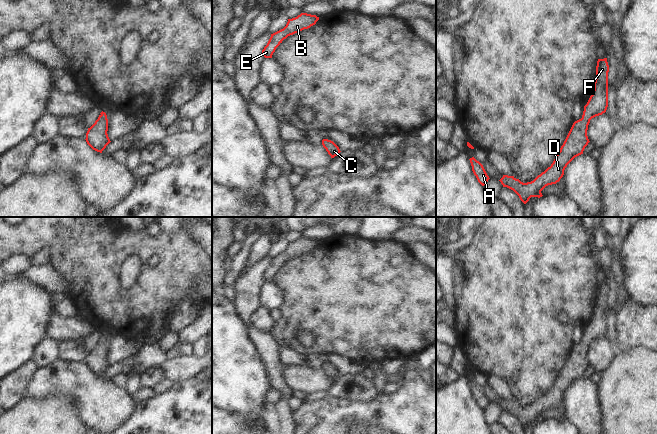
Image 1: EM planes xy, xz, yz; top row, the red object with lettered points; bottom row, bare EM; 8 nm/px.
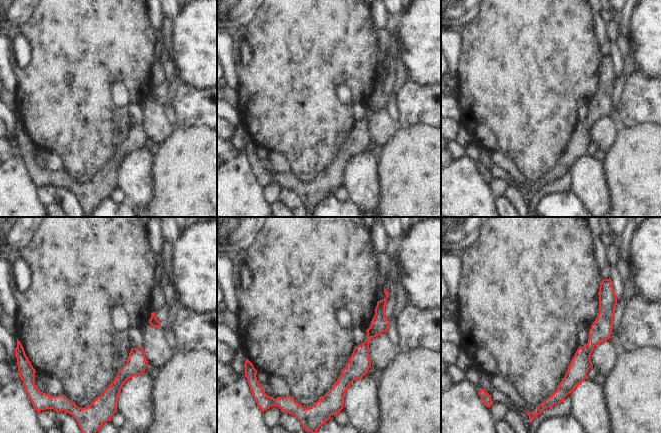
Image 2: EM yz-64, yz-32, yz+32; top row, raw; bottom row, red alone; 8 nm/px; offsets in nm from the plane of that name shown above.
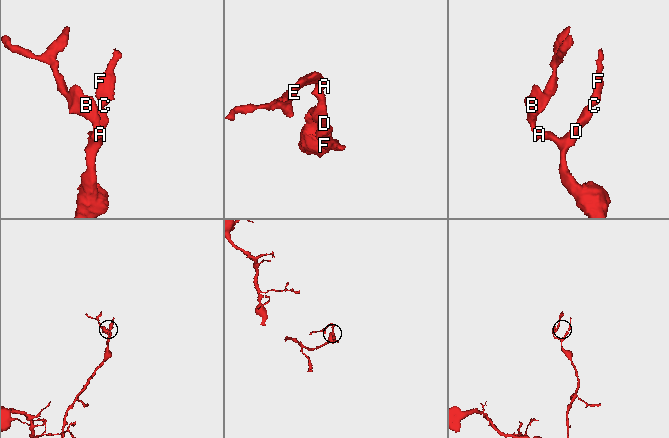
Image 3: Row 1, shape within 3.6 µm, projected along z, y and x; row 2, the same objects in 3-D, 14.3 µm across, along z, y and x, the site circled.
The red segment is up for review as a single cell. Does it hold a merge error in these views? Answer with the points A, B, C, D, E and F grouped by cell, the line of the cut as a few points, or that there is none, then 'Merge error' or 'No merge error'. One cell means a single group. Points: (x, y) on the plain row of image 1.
Groups: A B C D E F. No split. No merge error

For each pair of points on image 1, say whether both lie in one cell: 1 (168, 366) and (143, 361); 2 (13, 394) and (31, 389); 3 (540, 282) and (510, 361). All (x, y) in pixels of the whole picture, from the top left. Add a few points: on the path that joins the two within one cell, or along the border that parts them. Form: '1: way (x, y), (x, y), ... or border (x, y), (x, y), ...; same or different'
1: way (162, 361), (149, 361); same
2: border (35, 370), (24, 390), (23, 398); different
3: way (520, 302), (510, 312), (510, 341); same

